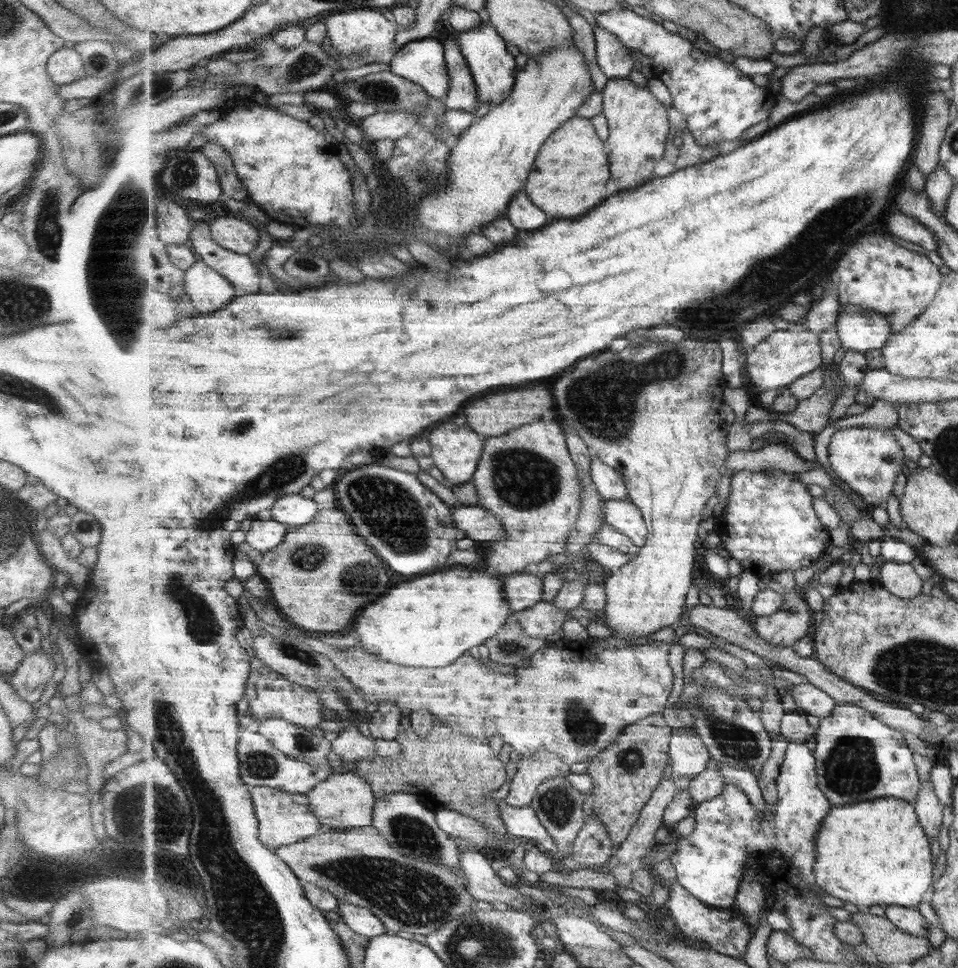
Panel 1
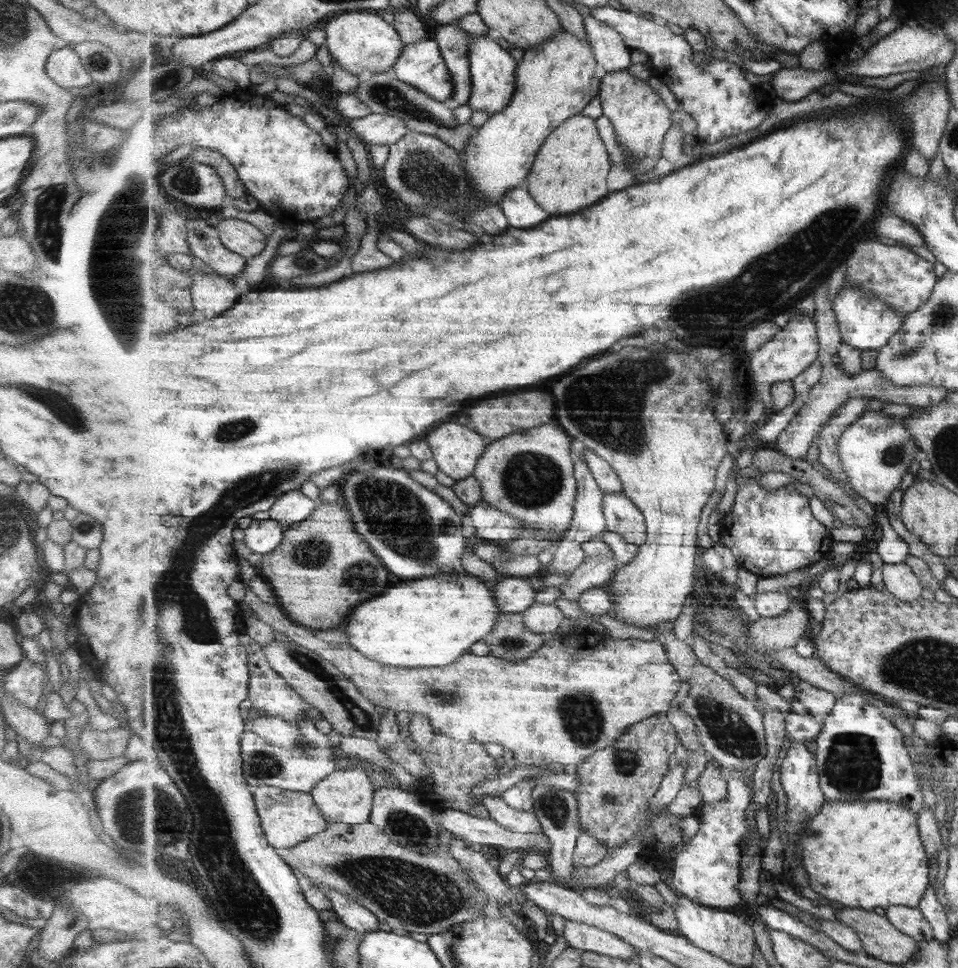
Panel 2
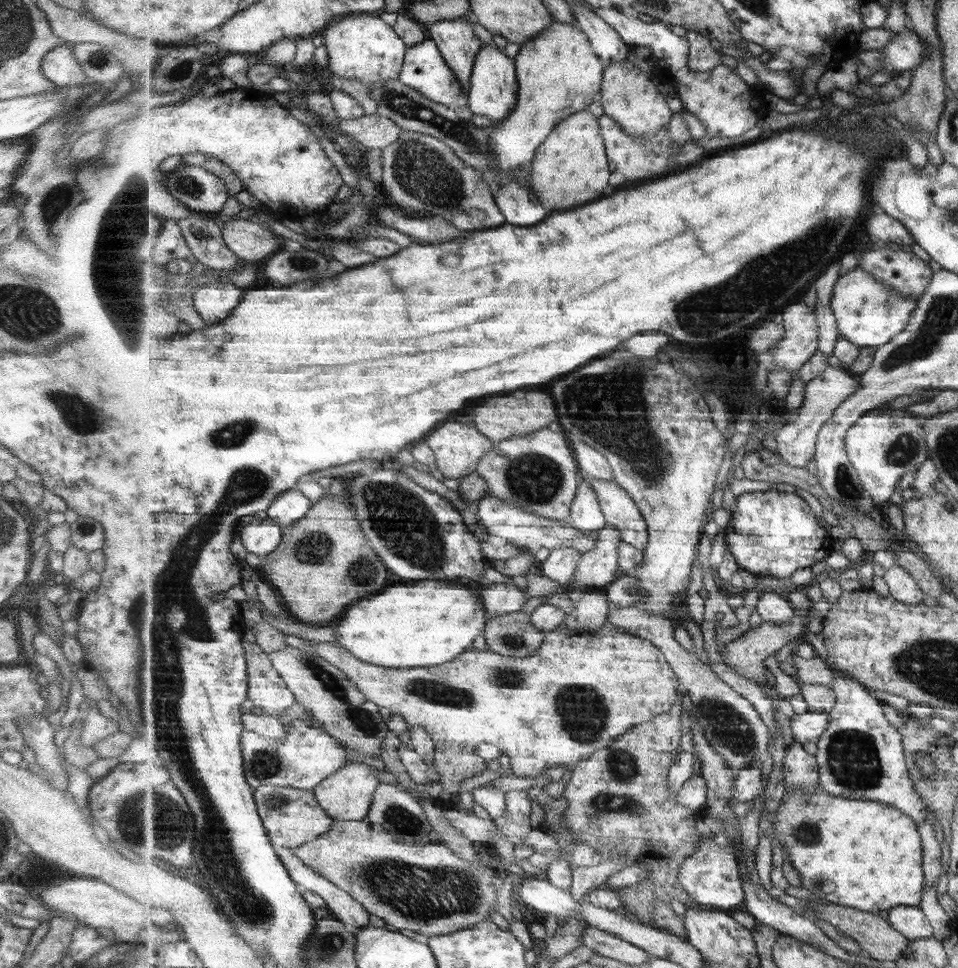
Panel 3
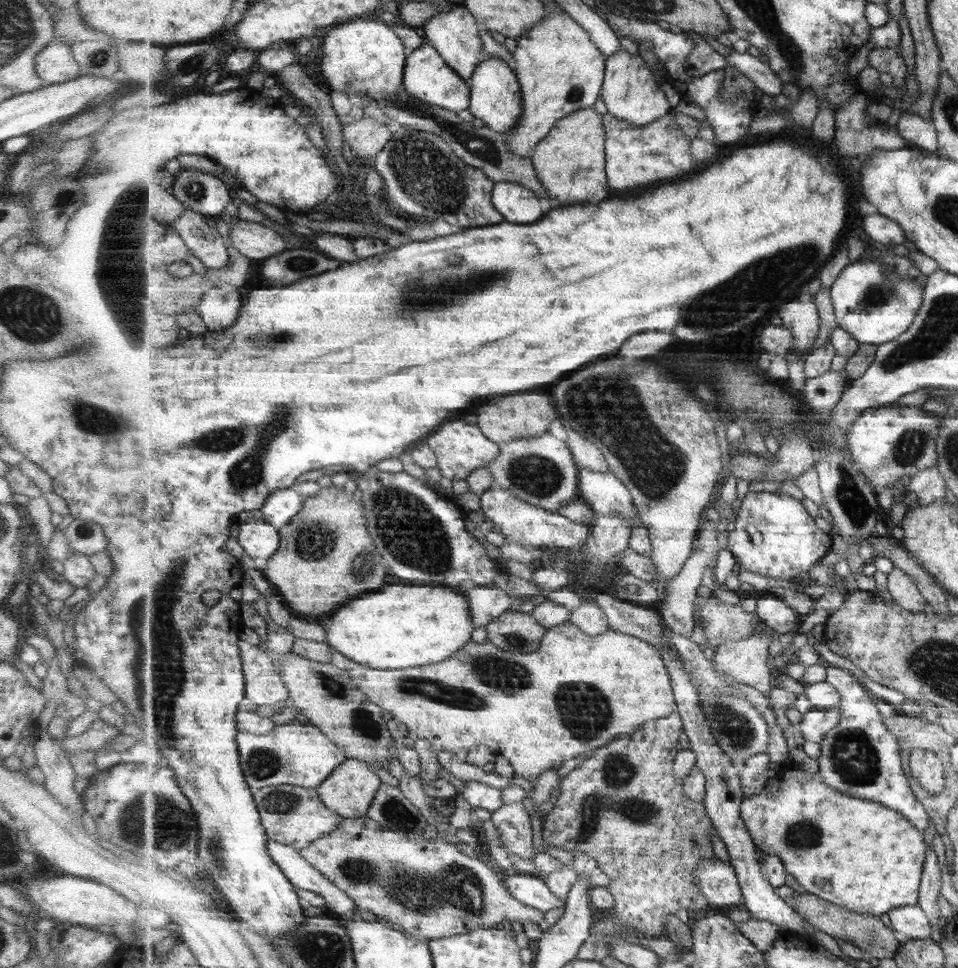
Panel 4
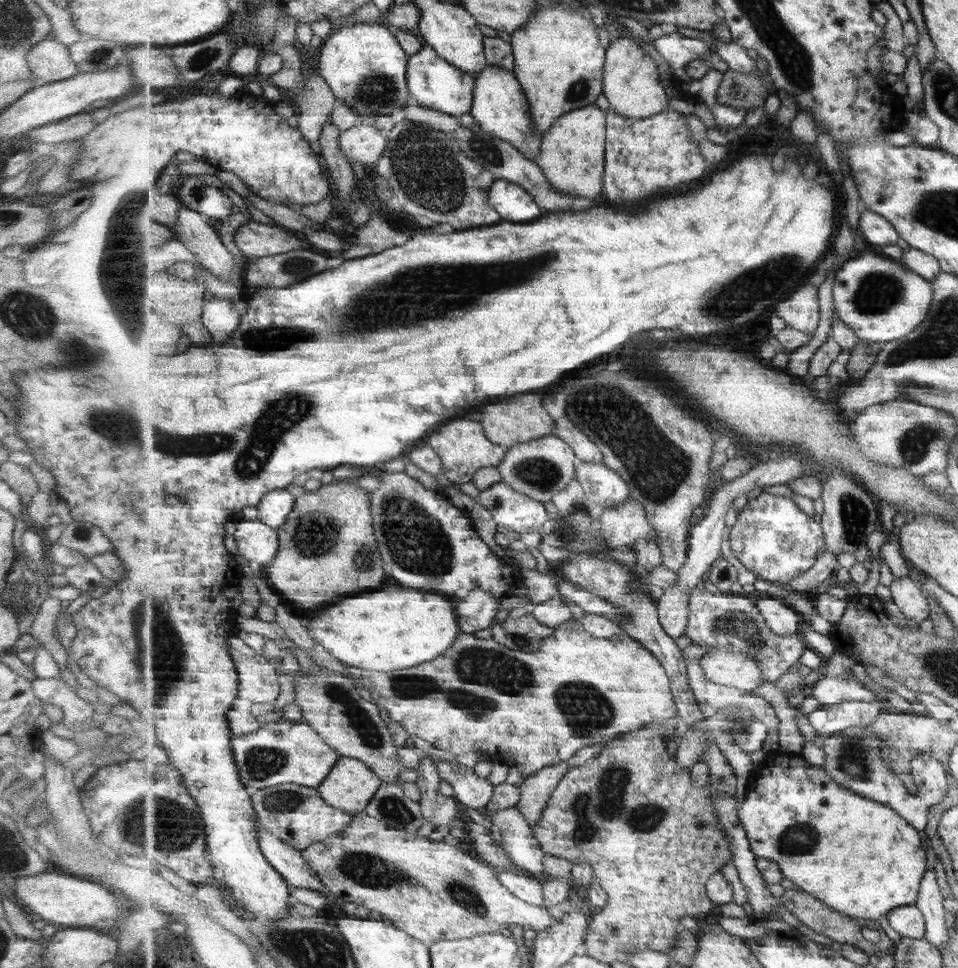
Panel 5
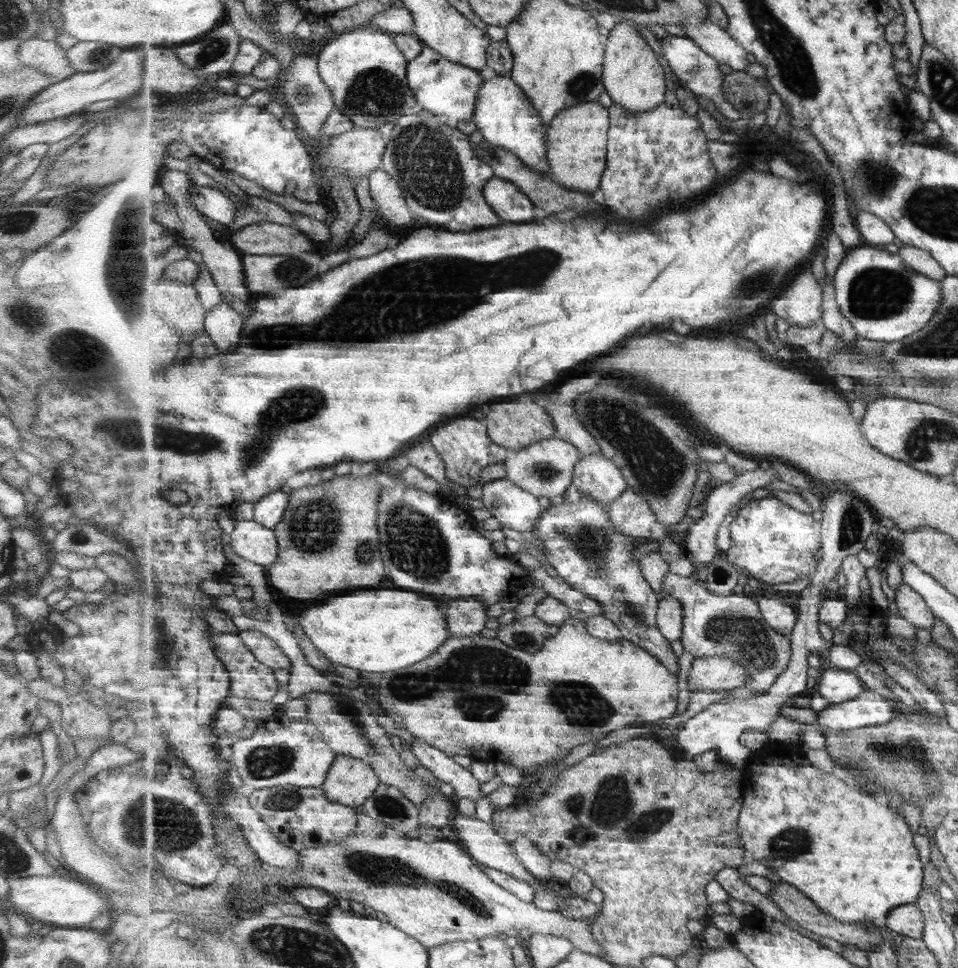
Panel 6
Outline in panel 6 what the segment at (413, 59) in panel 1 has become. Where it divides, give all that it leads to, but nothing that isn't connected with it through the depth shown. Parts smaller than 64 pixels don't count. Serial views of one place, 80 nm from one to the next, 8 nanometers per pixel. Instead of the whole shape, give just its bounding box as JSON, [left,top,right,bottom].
[408,45,484,127]

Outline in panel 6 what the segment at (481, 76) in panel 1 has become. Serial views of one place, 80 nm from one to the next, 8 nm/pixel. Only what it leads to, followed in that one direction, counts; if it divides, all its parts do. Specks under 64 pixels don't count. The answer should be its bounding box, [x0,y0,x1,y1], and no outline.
[473,74,551,175]

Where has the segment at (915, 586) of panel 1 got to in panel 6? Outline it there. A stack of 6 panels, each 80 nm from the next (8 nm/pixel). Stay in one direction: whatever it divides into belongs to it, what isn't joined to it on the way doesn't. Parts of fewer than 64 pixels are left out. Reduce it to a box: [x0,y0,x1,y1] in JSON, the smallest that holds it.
[895,582,937,630]

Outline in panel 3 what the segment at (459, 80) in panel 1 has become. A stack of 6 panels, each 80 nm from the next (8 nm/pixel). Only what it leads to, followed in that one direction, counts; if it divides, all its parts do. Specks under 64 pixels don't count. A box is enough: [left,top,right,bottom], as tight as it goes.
[428,13,484,94]

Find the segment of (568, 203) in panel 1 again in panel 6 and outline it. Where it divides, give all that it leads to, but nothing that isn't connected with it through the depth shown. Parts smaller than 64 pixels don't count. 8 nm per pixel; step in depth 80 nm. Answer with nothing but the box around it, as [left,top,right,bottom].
[546,101,610,195]

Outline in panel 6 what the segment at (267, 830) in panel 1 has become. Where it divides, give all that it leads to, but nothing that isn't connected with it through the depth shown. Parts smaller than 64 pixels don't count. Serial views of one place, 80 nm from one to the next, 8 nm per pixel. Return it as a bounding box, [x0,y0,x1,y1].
[249,786,359,852]

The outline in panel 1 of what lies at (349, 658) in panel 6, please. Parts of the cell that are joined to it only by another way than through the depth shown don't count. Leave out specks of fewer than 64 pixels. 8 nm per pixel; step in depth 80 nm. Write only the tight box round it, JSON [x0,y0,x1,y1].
[351,567,544,668]

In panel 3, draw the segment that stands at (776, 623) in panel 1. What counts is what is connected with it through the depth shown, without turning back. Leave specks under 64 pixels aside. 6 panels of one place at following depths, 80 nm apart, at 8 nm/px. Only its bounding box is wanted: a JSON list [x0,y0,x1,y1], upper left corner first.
[720,612,807,686]

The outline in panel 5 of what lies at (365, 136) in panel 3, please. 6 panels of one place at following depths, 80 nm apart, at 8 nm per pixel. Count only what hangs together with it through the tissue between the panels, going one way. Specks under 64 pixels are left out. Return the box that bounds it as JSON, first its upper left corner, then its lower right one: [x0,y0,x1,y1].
[339,123,388,169]

